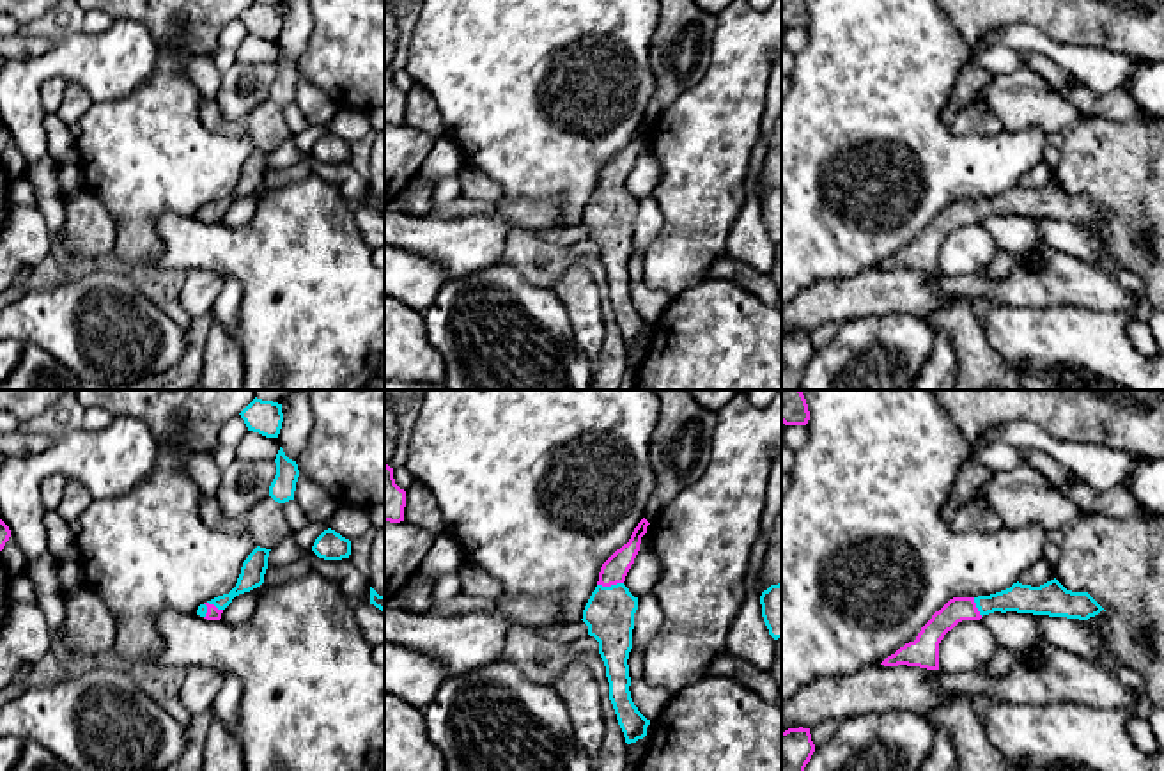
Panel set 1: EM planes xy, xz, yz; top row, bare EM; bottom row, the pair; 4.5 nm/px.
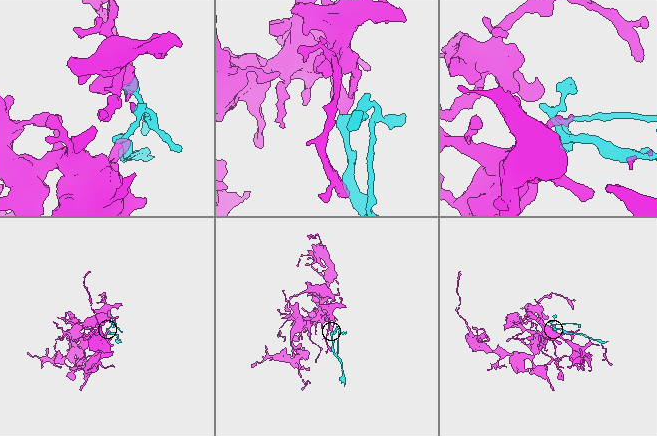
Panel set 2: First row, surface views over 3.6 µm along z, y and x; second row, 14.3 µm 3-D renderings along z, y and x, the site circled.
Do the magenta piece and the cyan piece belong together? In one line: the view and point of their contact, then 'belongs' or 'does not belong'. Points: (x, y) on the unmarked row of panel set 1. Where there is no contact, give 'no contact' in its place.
contact xy (213, 208); belongs

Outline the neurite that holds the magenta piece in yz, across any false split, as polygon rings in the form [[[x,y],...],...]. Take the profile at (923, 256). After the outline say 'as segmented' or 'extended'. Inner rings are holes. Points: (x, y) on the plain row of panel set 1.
[[[1056,181],[1040,188],[1013,186],[1010,191],[978,200],[953,200],[921,230],[914,245],[888,259],[884,269],[939,273],[939,246],[962,223],[980,223],[994,214],[1017,214],[1088,223],[1104,211],[1088,195],[1067,193]]] | extended

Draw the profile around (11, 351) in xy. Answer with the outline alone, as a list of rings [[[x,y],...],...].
[[[0,340],[0,383],[4,383],[16,369],[25,351],[25,342],[19,340]]]

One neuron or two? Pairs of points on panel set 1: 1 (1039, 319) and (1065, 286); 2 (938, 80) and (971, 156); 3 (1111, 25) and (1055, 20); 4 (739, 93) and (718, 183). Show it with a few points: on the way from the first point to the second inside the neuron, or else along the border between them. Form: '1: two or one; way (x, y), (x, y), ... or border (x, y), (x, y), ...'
1: two; border (1007, 307), (1078, 305), (1090, 311)
2: one; way (925, 101), (925, 119), (950, 144)
3: one; way (1097, 20), (1069, 20)
4: one; way (721, 116), (718, 121), (718, 160)

